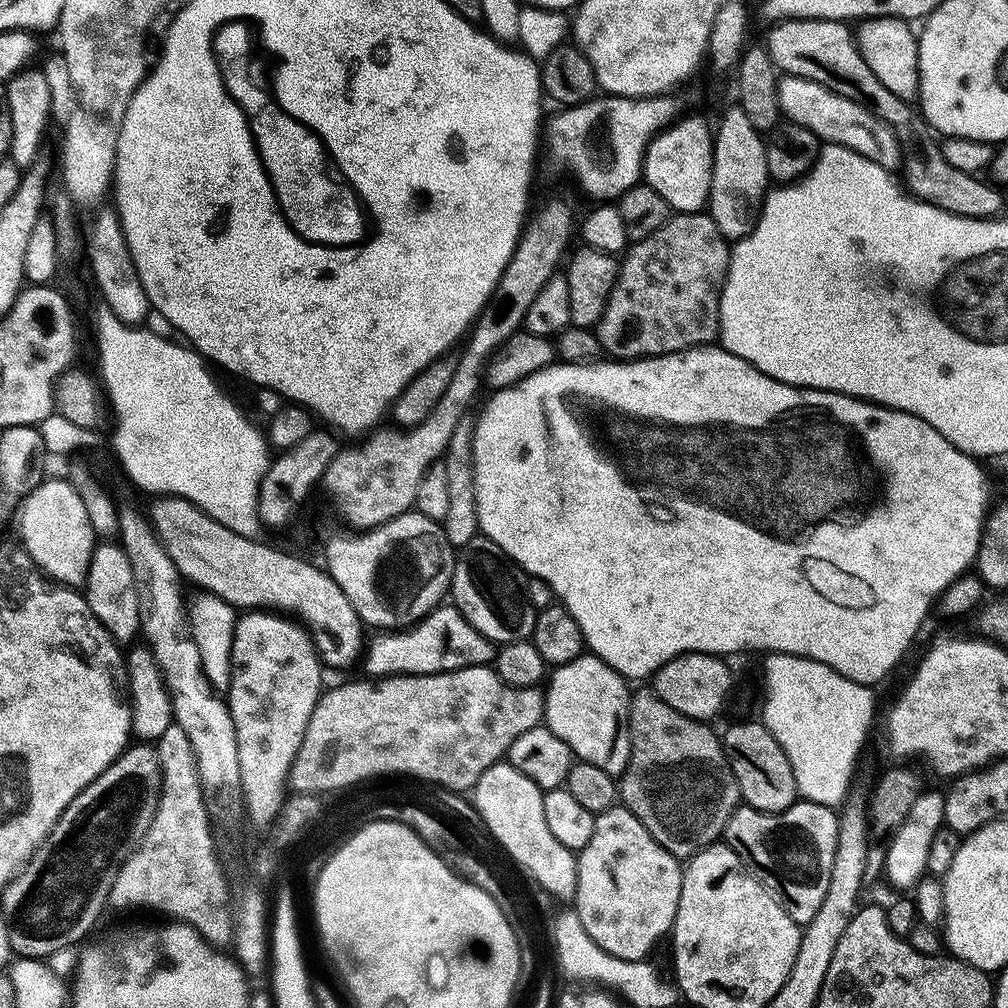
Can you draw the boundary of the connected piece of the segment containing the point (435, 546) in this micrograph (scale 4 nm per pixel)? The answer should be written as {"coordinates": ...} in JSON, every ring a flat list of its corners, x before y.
{"coordinates":[[433,522,432,532,428,532,430,536,424,536,424,544,416,544,412,536,404,536,404,540,392,540,392,548,388,548,384,556,380,556,372,588,376,588,376,600,380,600,380,604,384,604,388,612,392,612,392,620,396,620,396,624,384,624,384,620,380,620,375,631,401,631,415,627,441,607,451,593,454,568,451,563,448,564,445,545,439,541,439,534,439,525]]}

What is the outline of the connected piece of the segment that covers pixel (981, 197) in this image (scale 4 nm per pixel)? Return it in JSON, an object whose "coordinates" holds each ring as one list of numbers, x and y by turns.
{"coordinates":[[920,132,916,136,920,143,920,152,924,155,924,161,920,164,920,169,906,180,906,188,917,200,924,201,925,204,933,204,943,212,949,212,955,216,965,216,971,220,995,220,1005,215,1004,196,999,187,987,184,984,178,977,178,970,173,963,173,956,170,946,162,941,152,941,145,932,141,926,133]]}

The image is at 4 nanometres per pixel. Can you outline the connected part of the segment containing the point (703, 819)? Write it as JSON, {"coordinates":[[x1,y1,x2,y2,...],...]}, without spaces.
{"coordinates":[[655,691,636,692,632,697,632,711,628,713,628,728,632,732,632,758,630,767,627,769,628,777,623,781,619,781,619,795,622,797,623,807,631,810,634,815,642,822,642,826,646,826,646,830,650,830,650,834,669,854,677,858,683,857,684,844,698,844,697,846,713,845,723,837,725,830,728,828,728,820,732,817,734,804,728,800,741,799,740,787,734,778,732,768,728,764,728,756,724,753,724,741,718,735,711,723,702,720,691,720,682,714,678,714,678,710,670,710,670,706,666,706,666,702,662,702,655,694]]}

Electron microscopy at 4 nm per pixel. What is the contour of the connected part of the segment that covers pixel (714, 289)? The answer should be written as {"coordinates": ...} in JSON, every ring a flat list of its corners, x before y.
{"coordinates":[[711,214,673,215,668,224,662,226,662,230,650,234,650,238,633,243,623,257,620,265,620,277,614,286,610,302,606,306,606,314,598,325,600,344,604,347,605,353,620,362,625,360,652,360,655,356,673,356,679,352,689,352,692,348,715,345,720,339,720,299,724,296,724,283,728,281,728,267,732,265,732,254,733,249,730,247,729,241,725,240,724,235,720,233]]}

